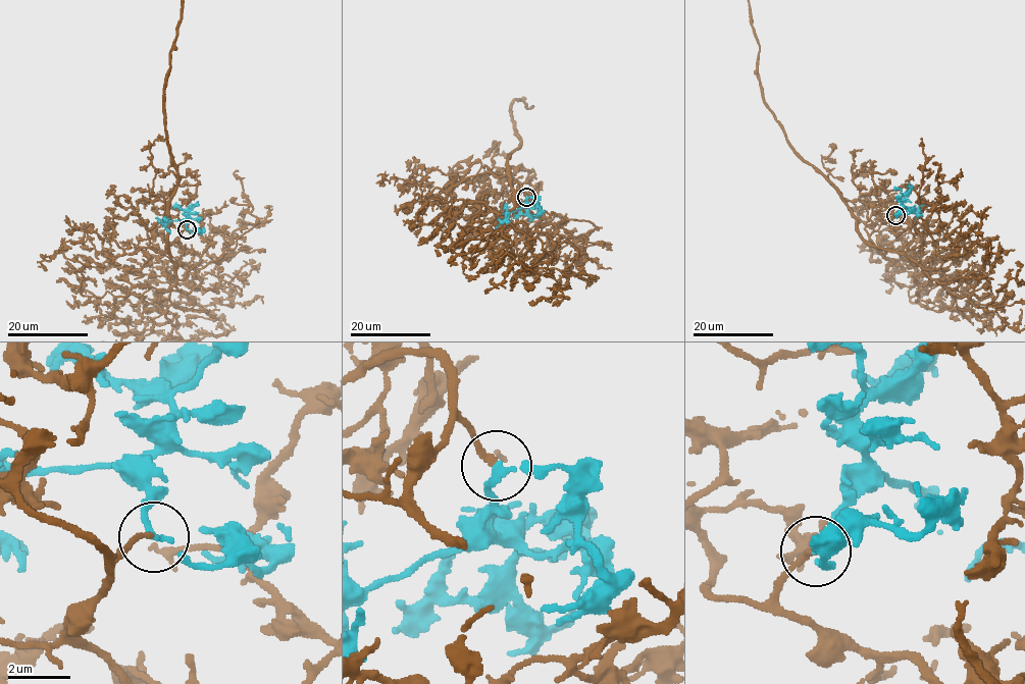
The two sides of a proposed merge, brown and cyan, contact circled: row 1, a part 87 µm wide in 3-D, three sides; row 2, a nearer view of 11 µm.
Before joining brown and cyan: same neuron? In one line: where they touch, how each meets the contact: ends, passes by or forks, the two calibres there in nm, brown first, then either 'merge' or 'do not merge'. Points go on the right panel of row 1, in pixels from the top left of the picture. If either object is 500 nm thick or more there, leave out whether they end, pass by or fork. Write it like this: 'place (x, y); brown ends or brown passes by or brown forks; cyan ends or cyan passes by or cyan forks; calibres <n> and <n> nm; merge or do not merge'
place (895, 215); brown ends; cyan passes by; calibres 170 and 160 nm; merge

